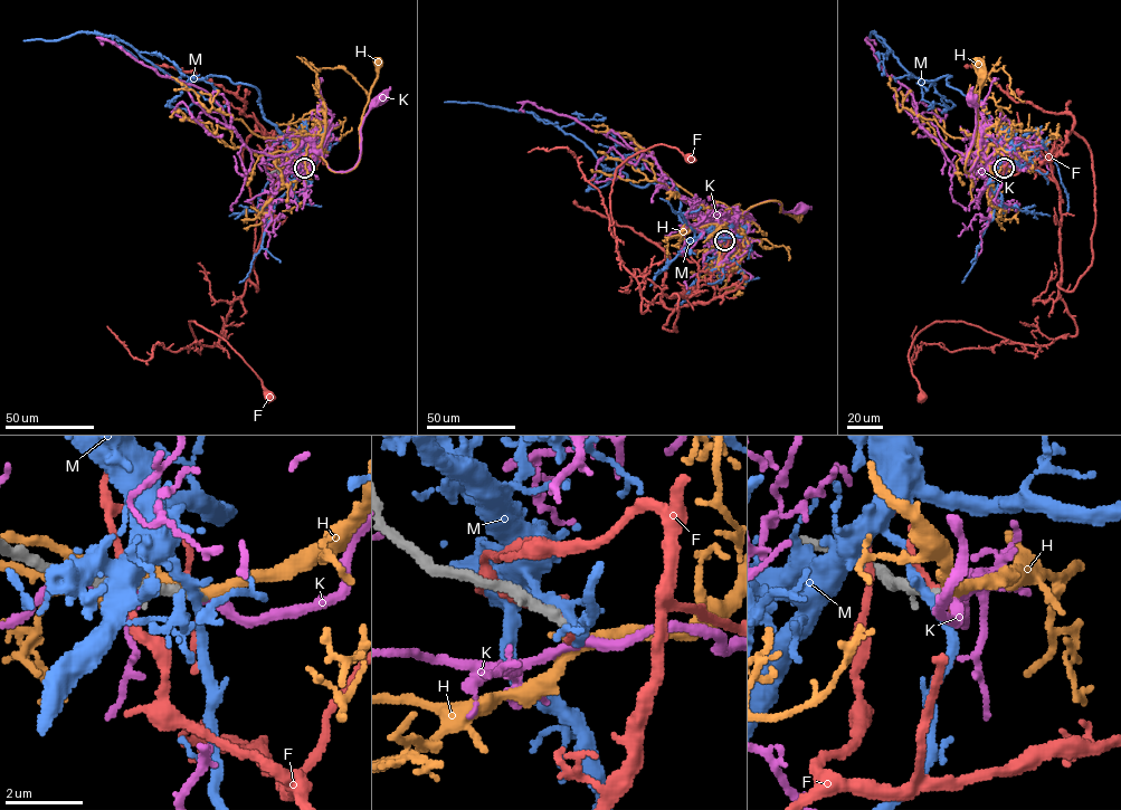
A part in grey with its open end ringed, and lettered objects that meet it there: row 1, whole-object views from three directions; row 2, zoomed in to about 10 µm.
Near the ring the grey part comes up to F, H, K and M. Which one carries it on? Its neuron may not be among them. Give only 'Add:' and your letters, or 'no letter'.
Add: H

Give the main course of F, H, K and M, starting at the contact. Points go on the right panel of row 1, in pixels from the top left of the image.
F: (1004, 168), (1035, 167), (1058, 188), (1057, 297), (1076, 333), (1029, 345), (934, 322), (909, 354), (920, 396)
H: (1004, 168), (998, 146), (980, 135), (978, 158), (965, 170), (979, 98), (975, 62)
K: (1004, 168), (1001, 162), (988, 163), (978, 152), (974, 167), (966, 171), (976, 125), (976, 107), (971, 97)
M: (1004, 168), (1004, 139), (984, 103), (948, 85), (950, 76), (932, 83), (917, 78), (873, 32), (866, 40)

